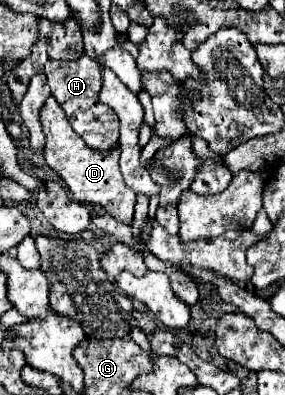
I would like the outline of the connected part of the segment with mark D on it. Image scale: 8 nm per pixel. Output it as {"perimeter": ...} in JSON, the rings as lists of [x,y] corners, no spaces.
{"perimeter":[[[51,96],[49,102],[45,102],[45,108],[41,110],[41,124],[43,132],[47,136],[45,144],[45,162],[51,170],[55,170],[63,182],[69,186],[73,198],[81,204],[99,204],[107,212],[111,212],[121,222],[133,220],[133,206],[135,206],[135,192],[123,182],[121,170],[119,170],[119,144],[111,150],[93,150],[85,144],[79,134],[71,128],[67,118],[63,118],[61,106]]]}

